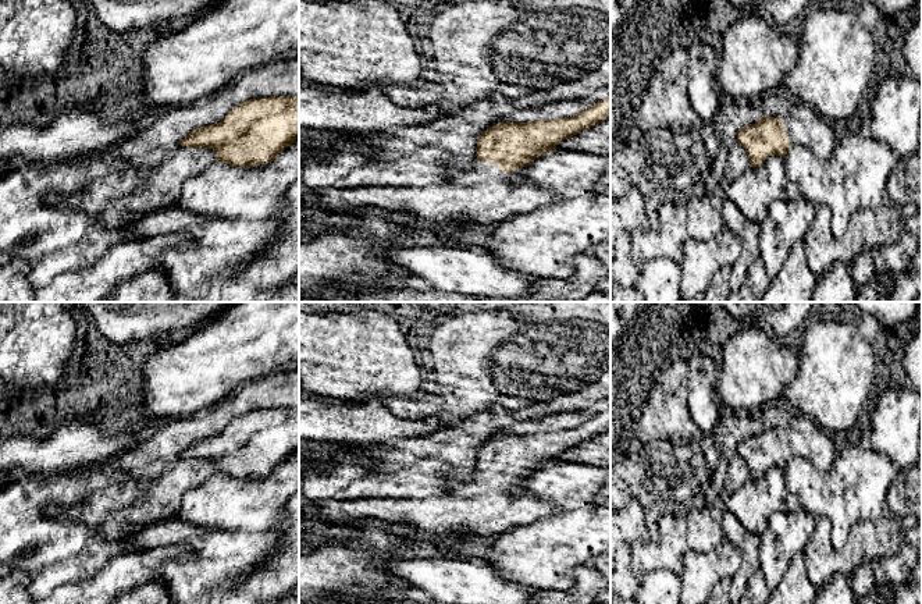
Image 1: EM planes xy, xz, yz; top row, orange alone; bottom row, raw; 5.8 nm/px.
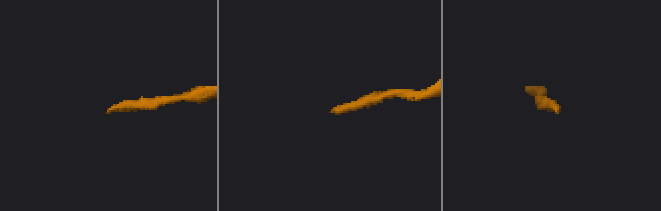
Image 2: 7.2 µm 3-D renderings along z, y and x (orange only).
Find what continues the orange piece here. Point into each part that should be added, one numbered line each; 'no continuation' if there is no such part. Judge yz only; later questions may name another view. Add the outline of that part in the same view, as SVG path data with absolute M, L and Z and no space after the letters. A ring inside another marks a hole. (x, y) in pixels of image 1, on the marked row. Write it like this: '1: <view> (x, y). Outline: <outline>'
1: yz (805, 127). Outline: M807 104L793 106L782 118L791 148L807 148L819 160L829 160L839 141L827 121Z

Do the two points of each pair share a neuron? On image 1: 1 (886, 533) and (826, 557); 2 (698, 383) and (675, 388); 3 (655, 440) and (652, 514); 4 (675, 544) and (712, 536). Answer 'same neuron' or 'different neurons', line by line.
1: same neuron
2: different neurons
3: same neuron
4: different neurons

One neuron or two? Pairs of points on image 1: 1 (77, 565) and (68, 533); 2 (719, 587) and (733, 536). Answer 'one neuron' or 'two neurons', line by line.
1: two neurons
2: two neurons

